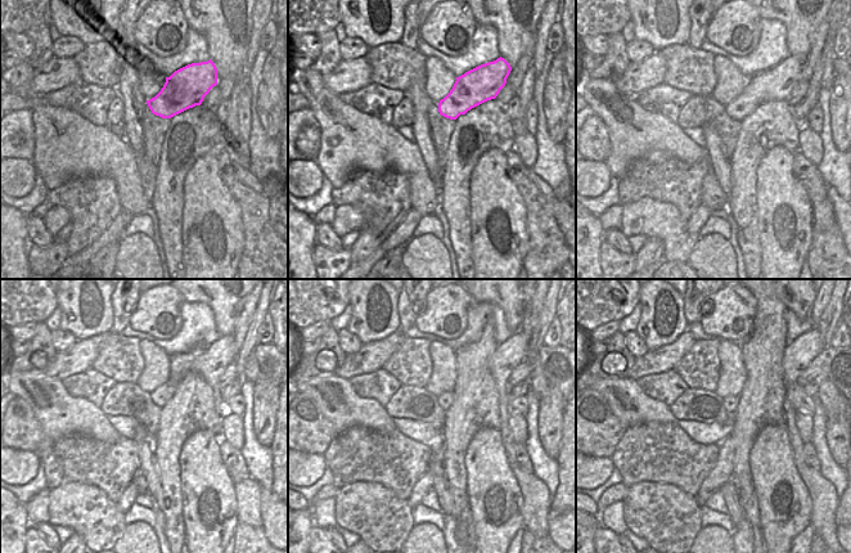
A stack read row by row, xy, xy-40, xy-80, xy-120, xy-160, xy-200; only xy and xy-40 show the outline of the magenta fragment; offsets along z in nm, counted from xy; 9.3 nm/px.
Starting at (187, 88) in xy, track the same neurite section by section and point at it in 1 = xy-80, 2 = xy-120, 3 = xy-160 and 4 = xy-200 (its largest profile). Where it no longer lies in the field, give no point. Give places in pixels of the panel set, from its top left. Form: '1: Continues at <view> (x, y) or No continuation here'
1: Continues at xy-80 (777, 82)
2: Continues at xy-120 (217, 356)
3: Continues at xy-160 (507, 355)
4: Continues at xy-200 (798, 354).

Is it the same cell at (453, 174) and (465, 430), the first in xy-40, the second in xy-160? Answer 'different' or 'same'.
same

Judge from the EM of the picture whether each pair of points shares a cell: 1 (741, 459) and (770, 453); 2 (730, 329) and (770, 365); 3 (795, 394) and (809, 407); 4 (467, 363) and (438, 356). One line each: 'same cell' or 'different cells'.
1: different cells
2: different cells
3: same cell
4: different cells

